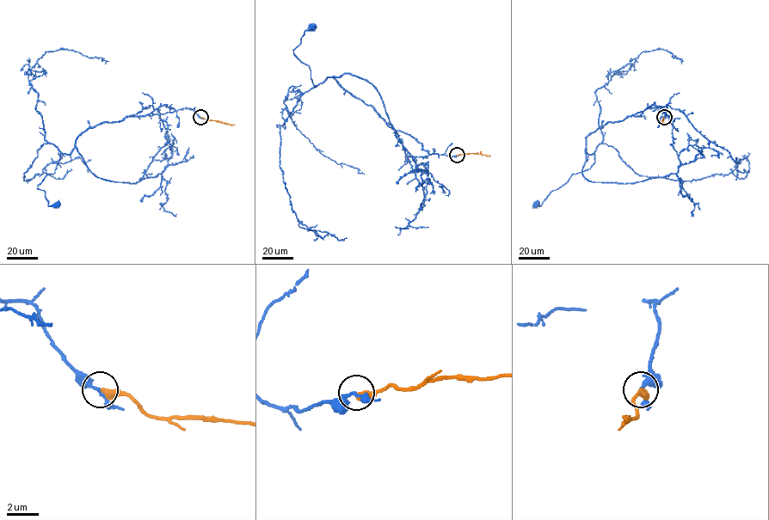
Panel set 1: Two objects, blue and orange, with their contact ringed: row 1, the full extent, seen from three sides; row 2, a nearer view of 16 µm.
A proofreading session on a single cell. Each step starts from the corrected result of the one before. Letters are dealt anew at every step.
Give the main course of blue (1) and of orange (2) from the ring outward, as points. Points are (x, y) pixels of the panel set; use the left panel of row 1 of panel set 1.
1: (200, 117), (193, 108), (163, 105), (143, 116), (89, 127), (38, 186), (48, 205), (57, 205)
2: (200, 117), (235, 124)

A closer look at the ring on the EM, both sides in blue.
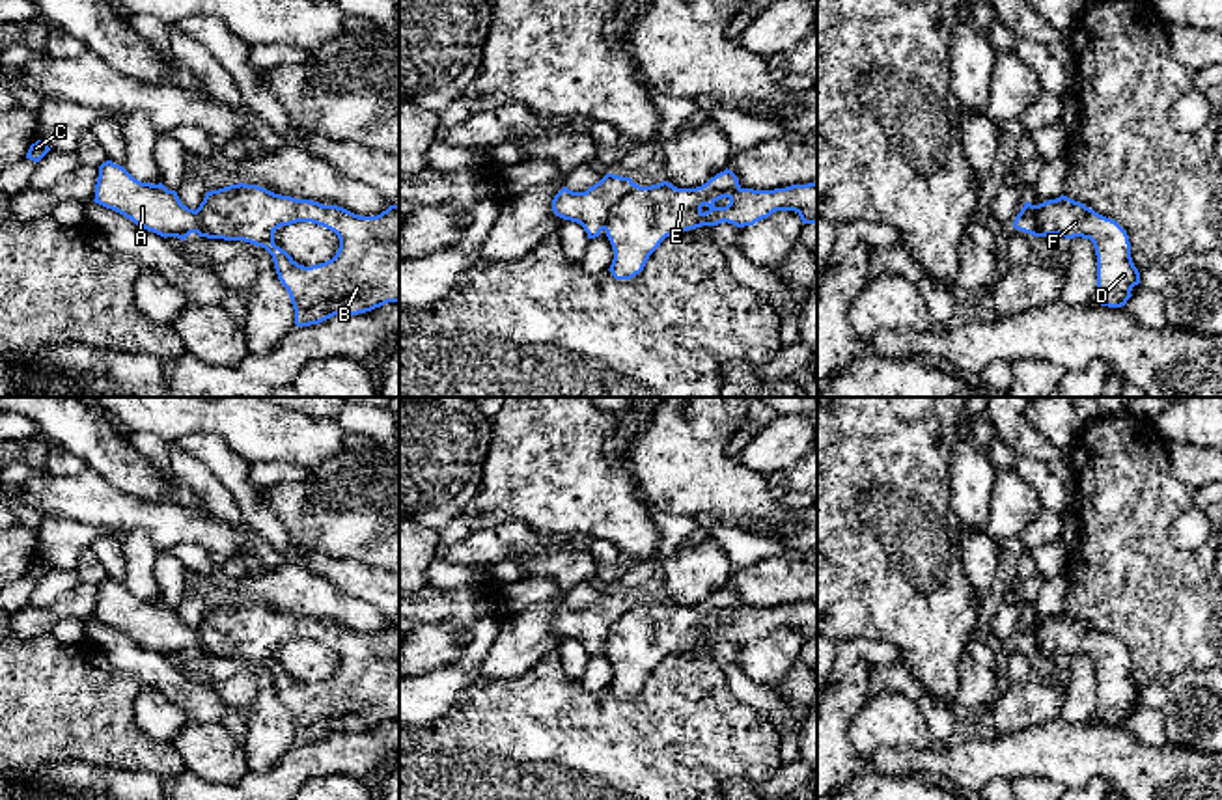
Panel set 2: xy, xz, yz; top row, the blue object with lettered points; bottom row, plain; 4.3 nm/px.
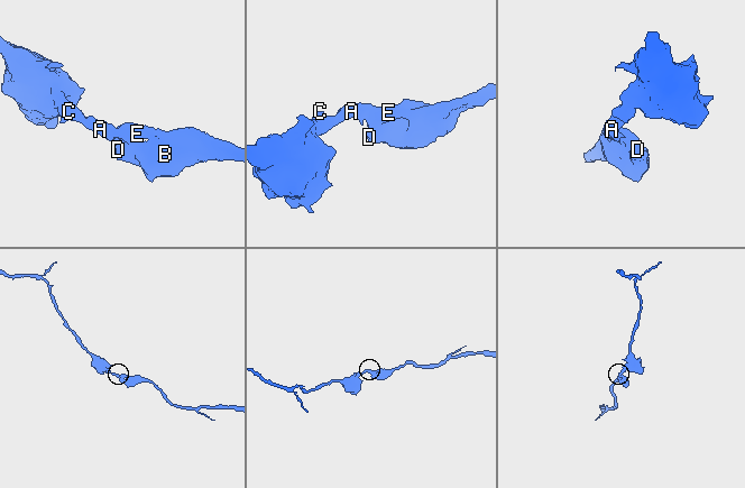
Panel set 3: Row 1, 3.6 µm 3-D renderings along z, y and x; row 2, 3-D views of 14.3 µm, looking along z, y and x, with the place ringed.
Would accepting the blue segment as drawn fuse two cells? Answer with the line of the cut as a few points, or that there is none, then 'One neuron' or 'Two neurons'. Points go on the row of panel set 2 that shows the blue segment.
Split along xz (633, 183), (616, 202), (603, 228). Two neurons

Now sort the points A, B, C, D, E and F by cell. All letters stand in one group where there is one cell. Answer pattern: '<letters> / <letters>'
A C / B D E F

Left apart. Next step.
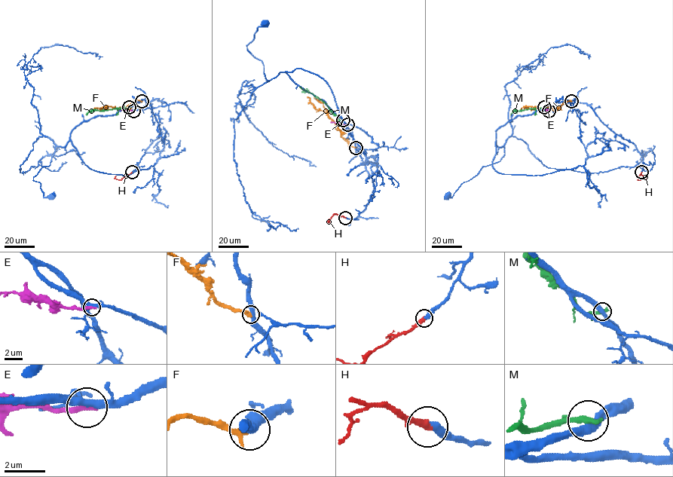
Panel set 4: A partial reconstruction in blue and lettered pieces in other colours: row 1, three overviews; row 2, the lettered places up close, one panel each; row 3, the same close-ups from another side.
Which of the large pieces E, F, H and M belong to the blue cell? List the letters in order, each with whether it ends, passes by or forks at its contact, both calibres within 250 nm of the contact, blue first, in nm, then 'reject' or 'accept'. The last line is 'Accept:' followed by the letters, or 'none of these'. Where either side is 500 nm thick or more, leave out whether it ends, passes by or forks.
E: it ends | 280/280 nm | reject
F: it ends | 380/360 nm | reject
H: it ends | 360/360 nm | accept
M: it ends | 400/360 nm | reject
Accept: H

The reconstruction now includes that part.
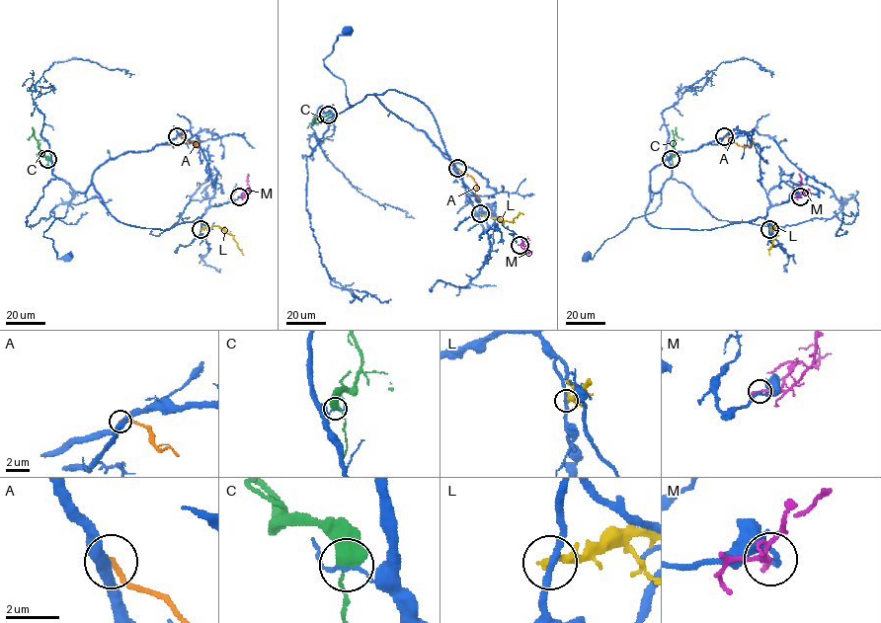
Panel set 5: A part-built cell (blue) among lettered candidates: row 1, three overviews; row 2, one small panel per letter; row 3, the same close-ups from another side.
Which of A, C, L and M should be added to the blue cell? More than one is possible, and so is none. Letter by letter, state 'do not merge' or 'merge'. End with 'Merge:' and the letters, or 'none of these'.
A: do not merge
C: do not merge
L: do not merge
M: do not merge
Merge: none of these

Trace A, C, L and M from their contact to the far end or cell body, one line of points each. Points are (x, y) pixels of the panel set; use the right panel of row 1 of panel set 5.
A: (724, 136), (740, 146), (754, 142)
C: (670, 159), (675, 152), (674, 135), (676, 133), (682, 138)
L: (769, 229), (773, 226), (777, 235), (769, 256)
M: (800, 196), (794, 194), (802, 184), (798, 174)

